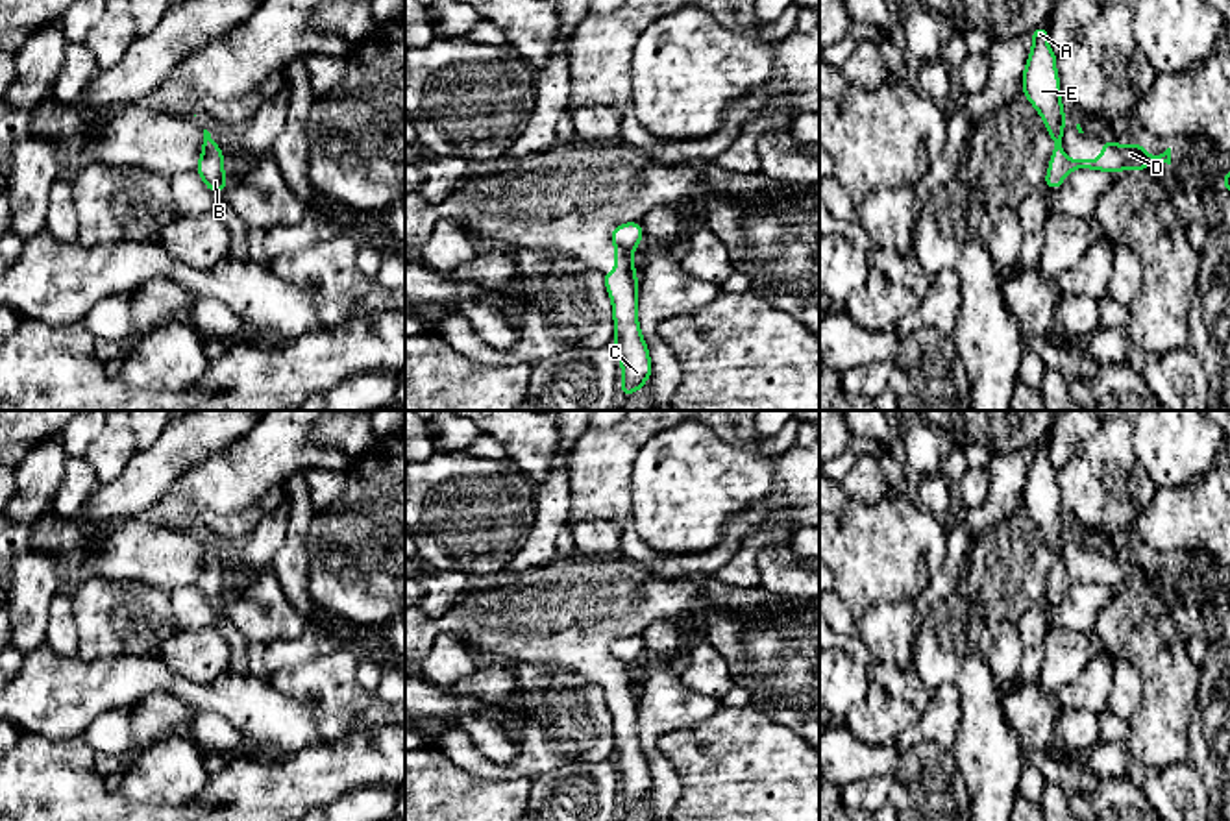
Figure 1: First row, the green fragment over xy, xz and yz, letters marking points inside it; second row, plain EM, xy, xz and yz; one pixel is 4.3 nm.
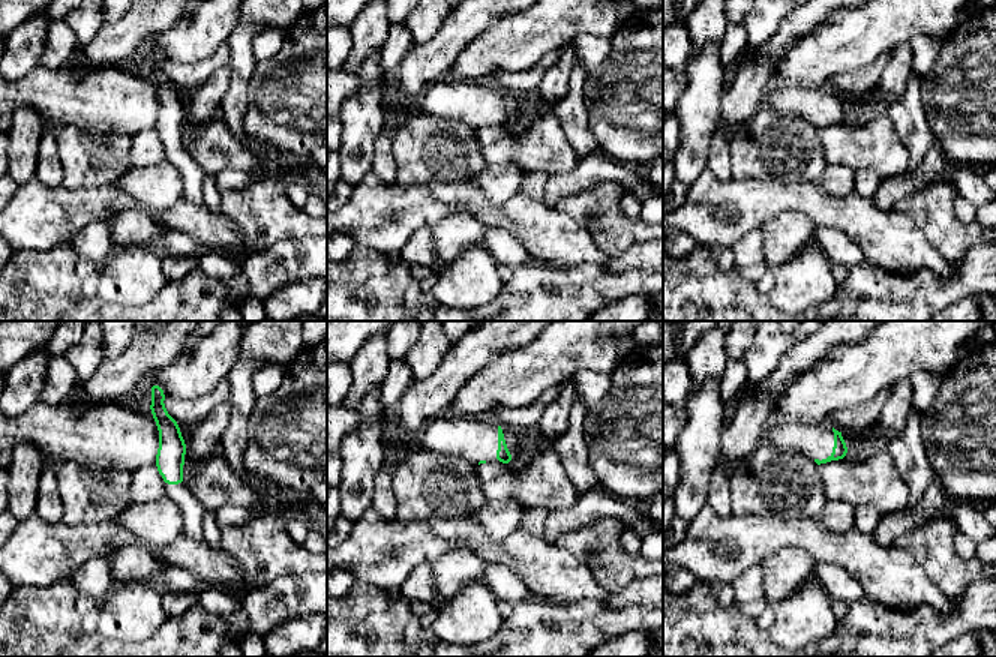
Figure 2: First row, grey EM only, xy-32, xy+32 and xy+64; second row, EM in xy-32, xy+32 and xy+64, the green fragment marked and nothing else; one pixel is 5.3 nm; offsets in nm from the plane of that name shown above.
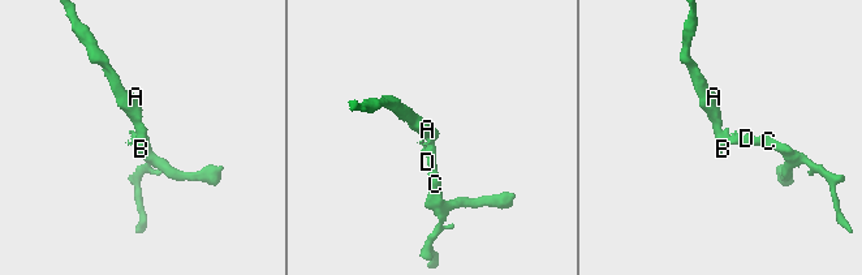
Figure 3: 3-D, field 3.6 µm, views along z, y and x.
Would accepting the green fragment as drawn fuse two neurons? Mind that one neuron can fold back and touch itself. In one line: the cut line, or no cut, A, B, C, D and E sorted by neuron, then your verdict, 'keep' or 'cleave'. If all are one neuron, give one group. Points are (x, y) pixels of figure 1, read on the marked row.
xz (616, 245), (629, 254) | A B E / C D | cleave

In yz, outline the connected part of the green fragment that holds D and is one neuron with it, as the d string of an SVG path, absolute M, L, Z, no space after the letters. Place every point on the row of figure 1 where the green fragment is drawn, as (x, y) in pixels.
M1102 141L1102 155L1093 161L1088 161L1084 157L1069 161L1073 170L1088 168L1112 174L1125 168L1138 172L1141 168L1160 163L1171 165L1171 148L1167 148L1162 155L1147 155L1143 144L1139 142L1119 146L1115 141Z

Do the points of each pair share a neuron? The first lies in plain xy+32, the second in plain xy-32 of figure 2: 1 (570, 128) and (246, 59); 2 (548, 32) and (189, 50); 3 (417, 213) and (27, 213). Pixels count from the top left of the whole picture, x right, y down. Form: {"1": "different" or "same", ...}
{"1": "same", "2": "same", "3": "same"}

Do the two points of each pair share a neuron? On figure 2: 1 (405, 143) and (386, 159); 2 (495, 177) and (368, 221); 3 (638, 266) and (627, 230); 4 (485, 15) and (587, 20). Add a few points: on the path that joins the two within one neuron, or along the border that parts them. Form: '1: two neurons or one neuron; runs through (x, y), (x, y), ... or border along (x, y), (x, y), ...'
1: two neurons; border along (390, 128), (390, 149), (398, 180)
2: two neurons; border along (468, 180), (491, 201), (503, 203), (509, 197)
3: two neurons; border along (647, 236), (624, 251), (608, 257)
4: two neurons; border along (503, 15), (474, 38)

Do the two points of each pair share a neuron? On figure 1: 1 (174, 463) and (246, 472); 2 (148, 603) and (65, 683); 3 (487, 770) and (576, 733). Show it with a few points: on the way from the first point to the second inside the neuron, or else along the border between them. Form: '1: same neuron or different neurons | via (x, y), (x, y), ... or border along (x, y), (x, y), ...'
1: different neurons | border along (232, 442), (189, 466), (163, 494)
2: different neurons | border along (132, 653), (102, 659), (80, 659), (76, 655)
3: same neuron | via (509, 770), (518, 768), (553, 733)

